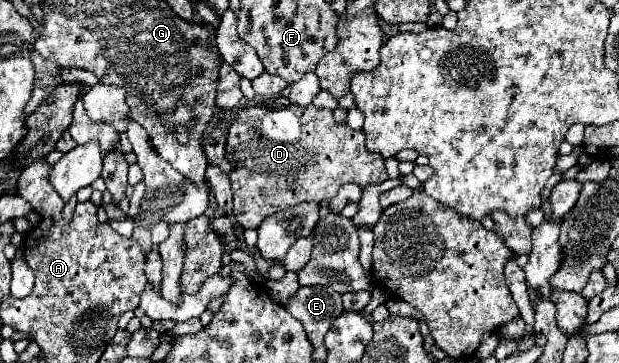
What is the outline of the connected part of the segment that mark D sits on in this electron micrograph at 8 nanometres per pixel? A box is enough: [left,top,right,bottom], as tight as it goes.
[225,106,387,228]

